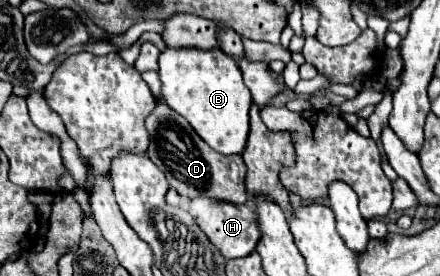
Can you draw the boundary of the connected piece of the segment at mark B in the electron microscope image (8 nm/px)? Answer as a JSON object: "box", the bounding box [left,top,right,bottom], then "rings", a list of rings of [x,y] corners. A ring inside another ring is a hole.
{"box":[159,48,251,154],"rings":[[[167,48],[159,56],[159,78],[161,78],[161,96],[159,100],[171,110],[181,114],[191,128],[219,154],[243,154],[249,134],[249,108],[251,94],[243,84],[241,70],[235,60],[221,50],[197,50],[197,48]]]}

